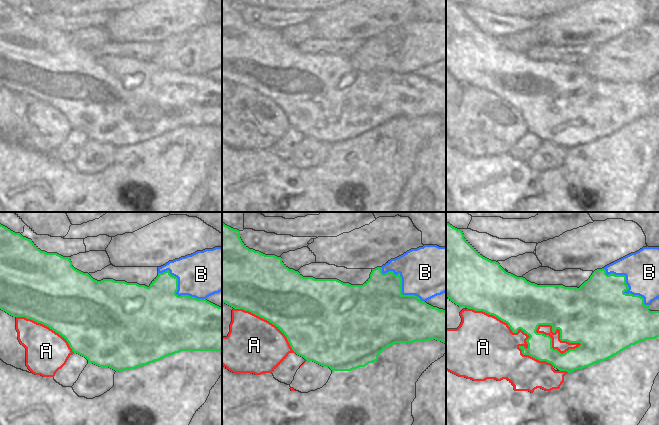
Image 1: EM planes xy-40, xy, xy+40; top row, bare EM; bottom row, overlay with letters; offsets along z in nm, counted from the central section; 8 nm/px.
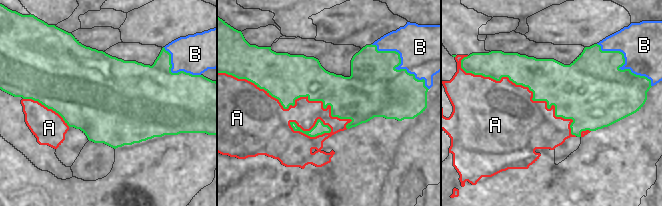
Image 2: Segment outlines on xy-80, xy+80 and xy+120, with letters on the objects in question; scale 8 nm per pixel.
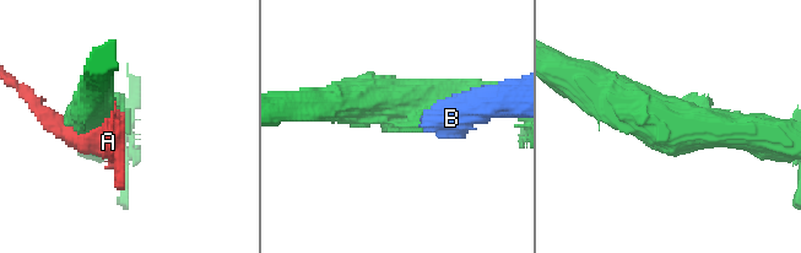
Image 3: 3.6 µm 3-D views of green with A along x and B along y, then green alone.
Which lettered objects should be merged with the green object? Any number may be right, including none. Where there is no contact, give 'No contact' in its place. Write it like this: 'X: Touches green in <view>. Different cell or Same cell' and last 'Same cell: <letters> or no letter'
A: Touches green in xy+40. Different cell
B: Touches green in xy+40. Different cell
Same cell: no letter

